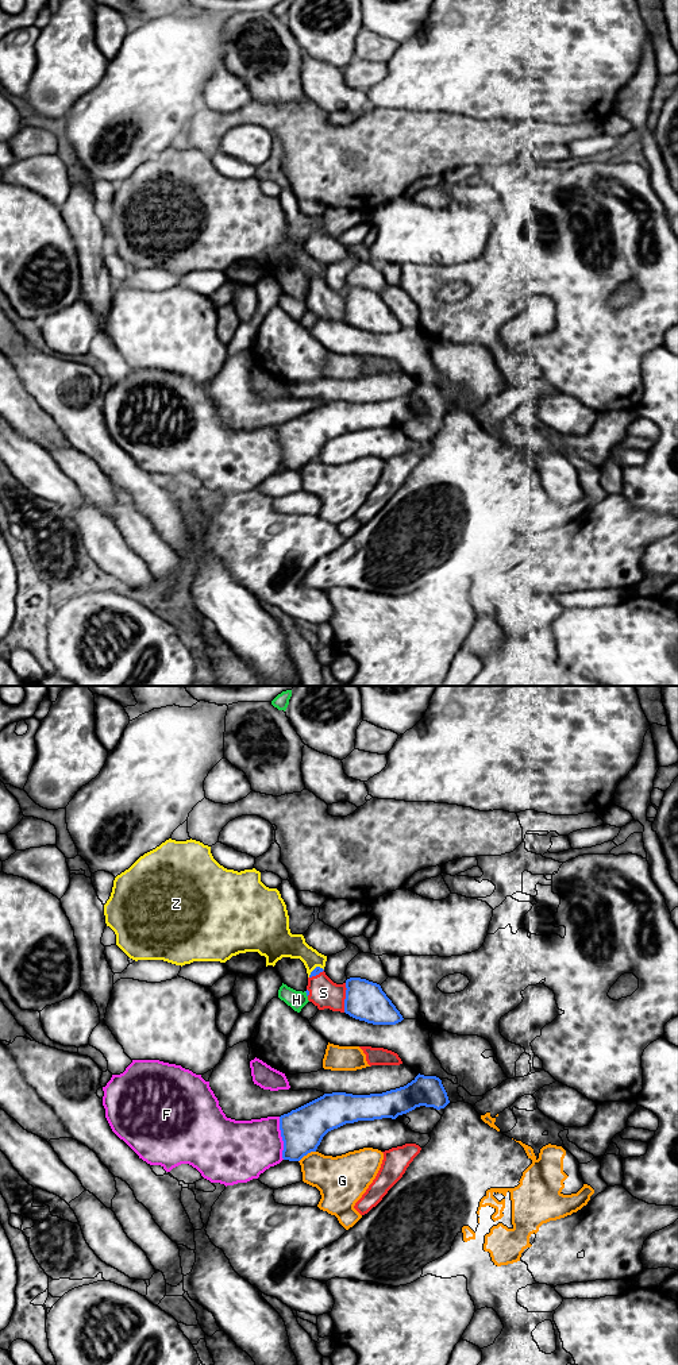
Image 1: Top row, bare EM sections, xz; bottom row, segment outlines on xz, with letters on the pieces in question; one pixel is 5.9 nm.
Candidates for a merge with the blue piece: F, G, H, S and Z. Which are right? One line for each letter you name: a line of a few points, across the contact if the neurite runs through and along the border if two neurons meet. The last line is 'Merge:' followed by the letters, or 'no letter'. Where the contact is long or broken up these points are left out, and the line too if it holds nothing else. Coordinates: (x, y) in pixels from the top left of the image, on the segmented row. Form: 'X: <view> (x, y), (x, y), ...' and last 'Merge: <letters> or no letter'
Merge: S

